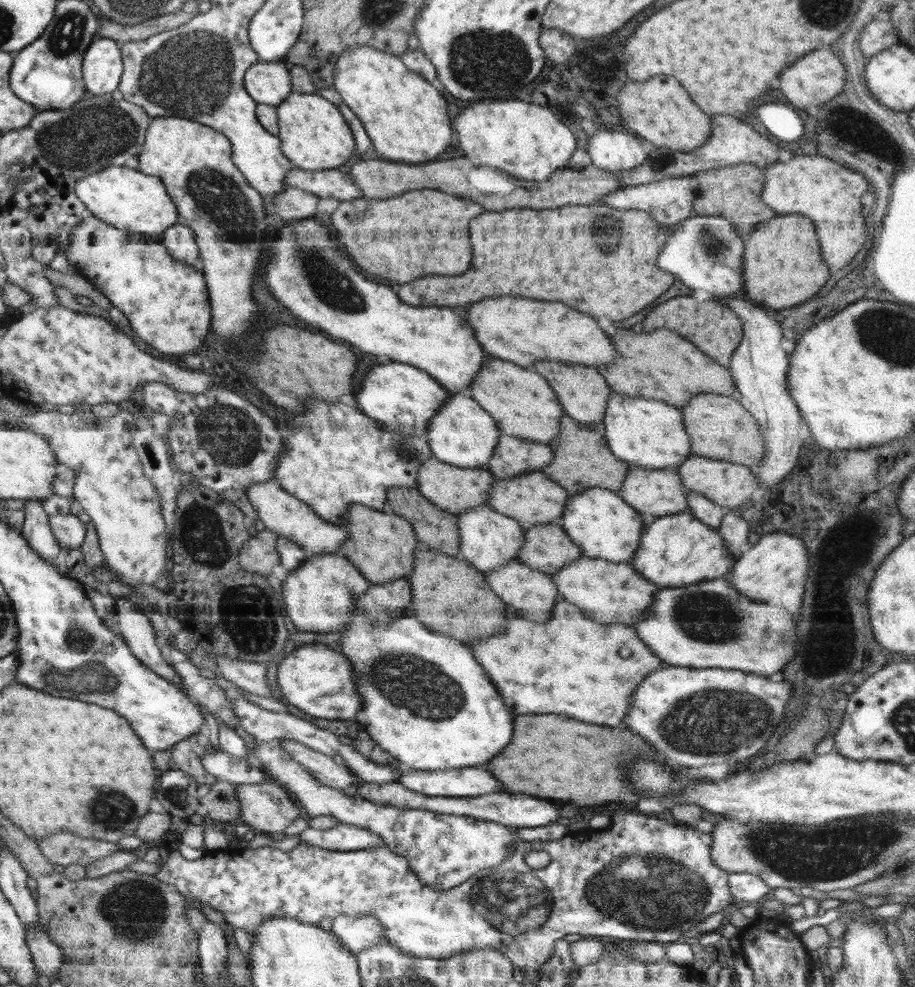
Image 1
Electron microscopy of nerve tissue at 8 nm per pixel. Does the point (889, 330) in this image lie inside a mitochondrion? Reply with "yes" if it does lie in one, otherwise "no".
yes

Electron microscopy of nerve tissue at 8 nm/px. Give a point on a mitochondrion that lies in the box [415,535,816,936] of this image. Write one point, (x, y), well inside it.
(656, 892)

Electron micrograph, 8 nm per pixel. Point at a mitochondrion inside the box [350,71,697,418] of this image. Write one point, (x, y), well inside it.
(607, 234)

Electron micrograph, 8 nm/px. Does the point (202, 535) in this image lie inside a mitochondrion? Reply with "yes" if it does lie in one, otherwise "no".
yes

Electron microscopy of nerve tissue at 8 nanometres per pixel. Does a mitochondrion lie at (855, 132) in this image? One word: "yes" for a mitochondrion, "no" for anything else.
yes

